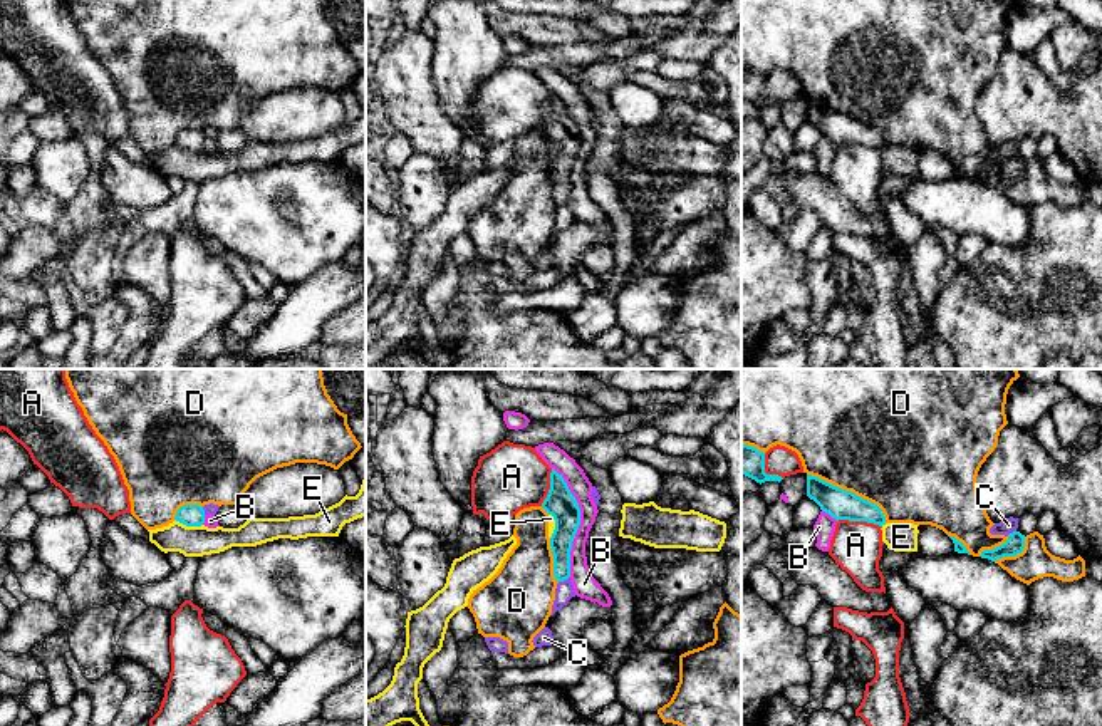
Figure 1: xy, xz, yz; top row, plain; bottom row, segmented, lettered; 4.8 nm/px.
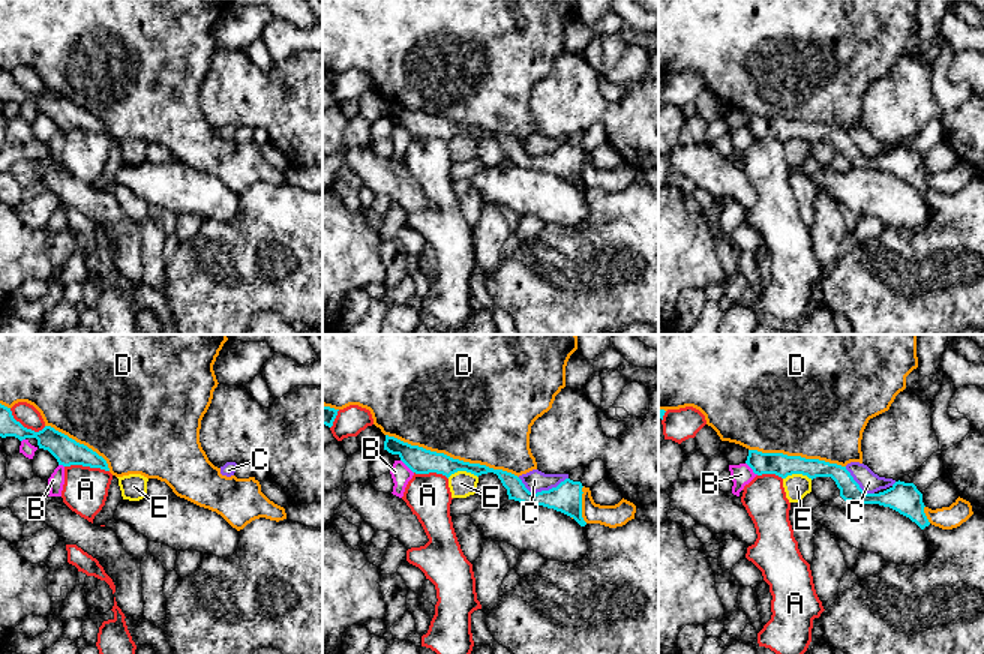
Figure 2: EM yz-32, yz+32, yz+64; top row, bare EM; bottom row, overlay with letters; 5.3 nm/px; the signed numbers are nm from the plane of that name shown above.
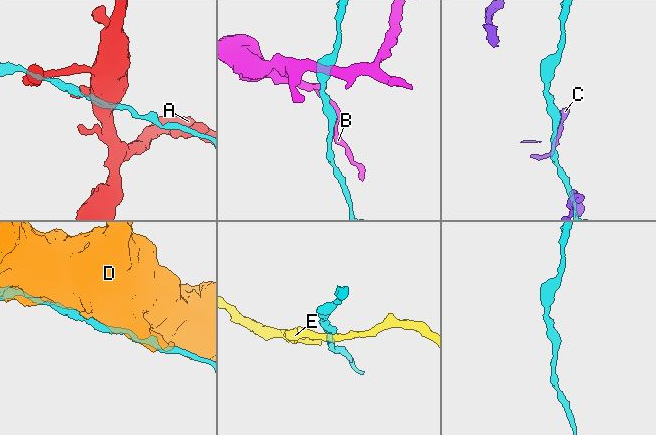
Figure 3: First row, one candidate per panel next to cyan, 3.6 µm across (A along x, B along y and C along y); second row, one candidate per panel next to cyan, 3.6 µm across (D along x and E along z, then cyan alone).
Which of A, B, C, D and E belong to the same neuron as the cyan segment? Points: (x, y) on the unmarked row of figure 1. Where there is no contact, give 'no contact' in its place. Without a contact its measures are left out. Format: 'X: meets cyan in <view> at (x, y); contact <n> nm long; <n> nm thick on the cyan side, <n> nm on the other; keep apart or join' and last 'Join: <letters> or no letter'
A: meets cyan in yz at (859, 145); contact 220 nm long; 140 nm thick on the cyan side, 240 nm on the other; keep apart
B: meets cyan in xz at (579, 146); contact 550 nm long; 150 nm thick on the cyan side, 110 nm on the other; keep apart
C: meets cyan in xz at (564, 203); contact 70 nm long; 110 nm thick on the cyan side, 90 nm on the other; keep apart
D: meets cyan in yz at (851, 116); contact 440 nm long; 140 nm thick on the cyan side, 500 nm on the other; keep apart
E: meets cyan in xy at (188, 150); contact 140 nm long; 110 nm thick on the cyan side, 140 nm on the other; keep apart
Join: no letter

